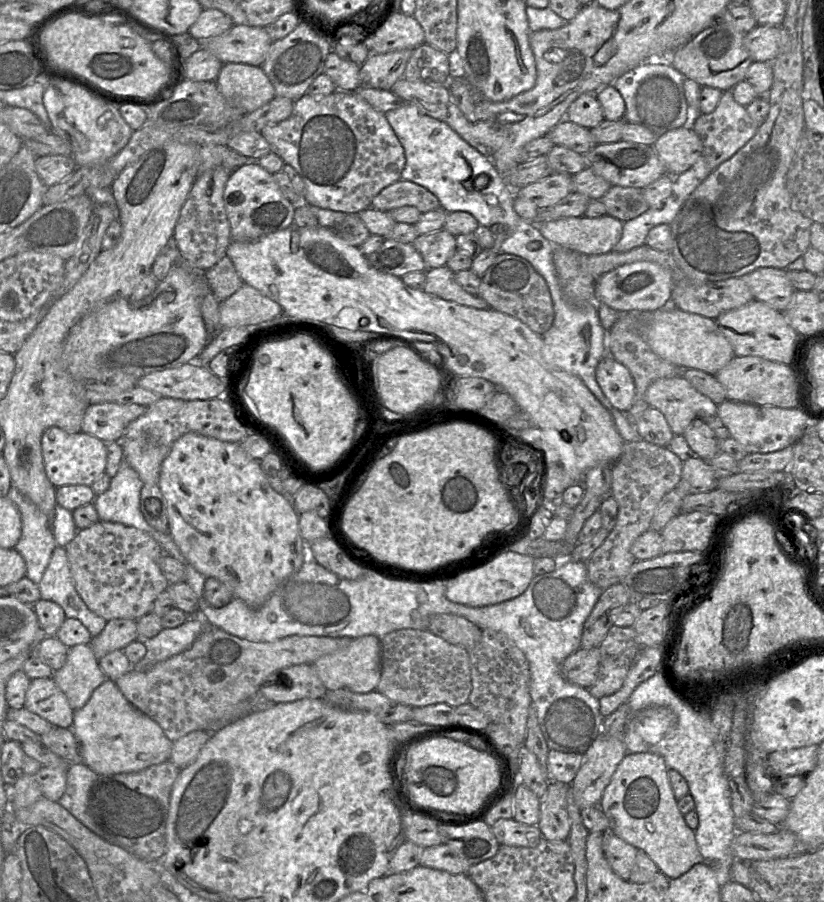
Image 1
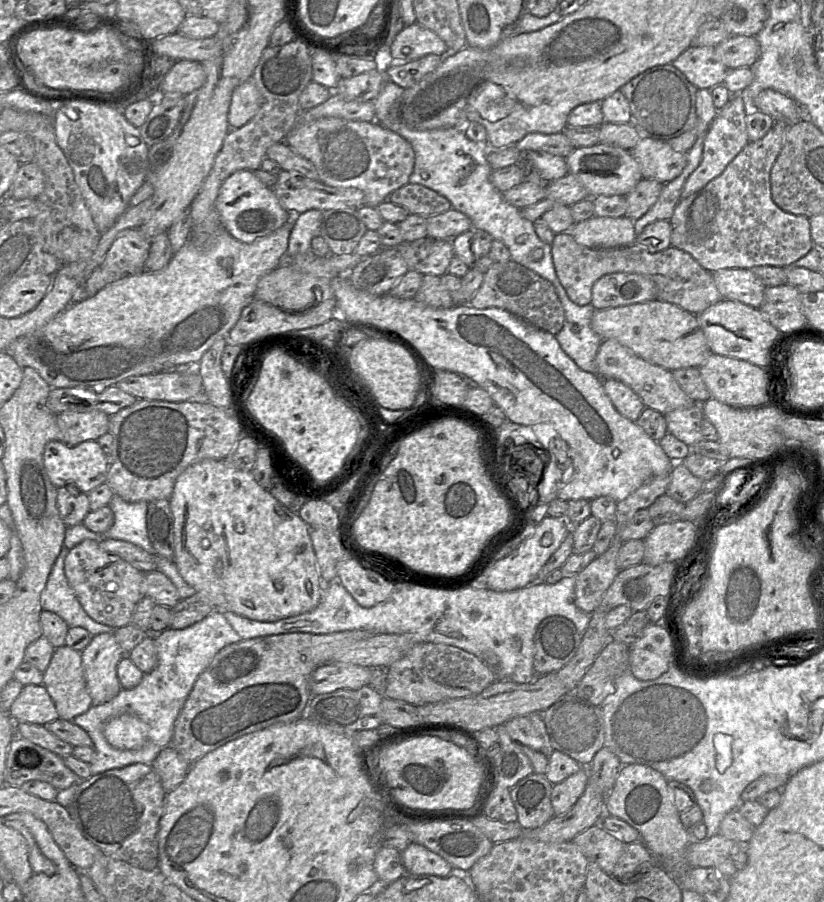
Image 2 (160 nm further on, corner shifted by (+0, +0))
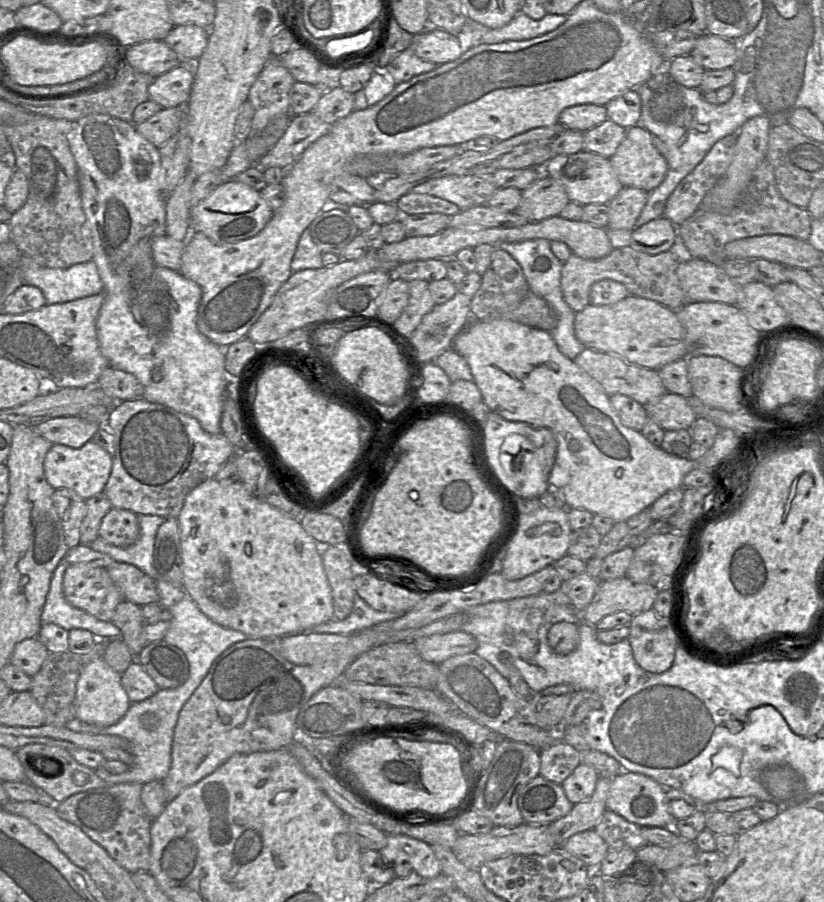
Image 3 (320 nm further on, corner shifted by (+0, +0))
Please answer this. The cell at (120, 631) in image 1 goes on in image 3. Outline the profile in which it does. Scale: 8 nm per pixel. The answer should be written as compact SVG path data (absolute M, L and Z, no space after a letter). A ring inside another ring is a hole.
M104 657L89 662L80 674L76 686L75 718L88 724L110 726L128 711L131 702L121 683L122 675L113 670Z

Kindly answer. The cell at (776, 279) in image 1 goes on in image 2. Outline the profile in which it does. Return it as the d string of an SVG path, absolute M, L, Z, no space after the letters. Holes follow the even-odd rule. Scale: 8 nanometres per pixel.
M725 268L712 272L723 299L731 299L759 309L766 286L750 269Z

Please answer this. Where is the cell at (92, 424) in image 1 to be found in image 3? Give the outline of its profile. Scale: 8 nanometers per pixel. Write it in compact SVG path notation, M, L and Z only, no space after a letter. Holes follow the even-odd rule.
M72 416L49 419L33 427L52 444L79 448L92 440L101 426L104 424L91 422L79 416Z

